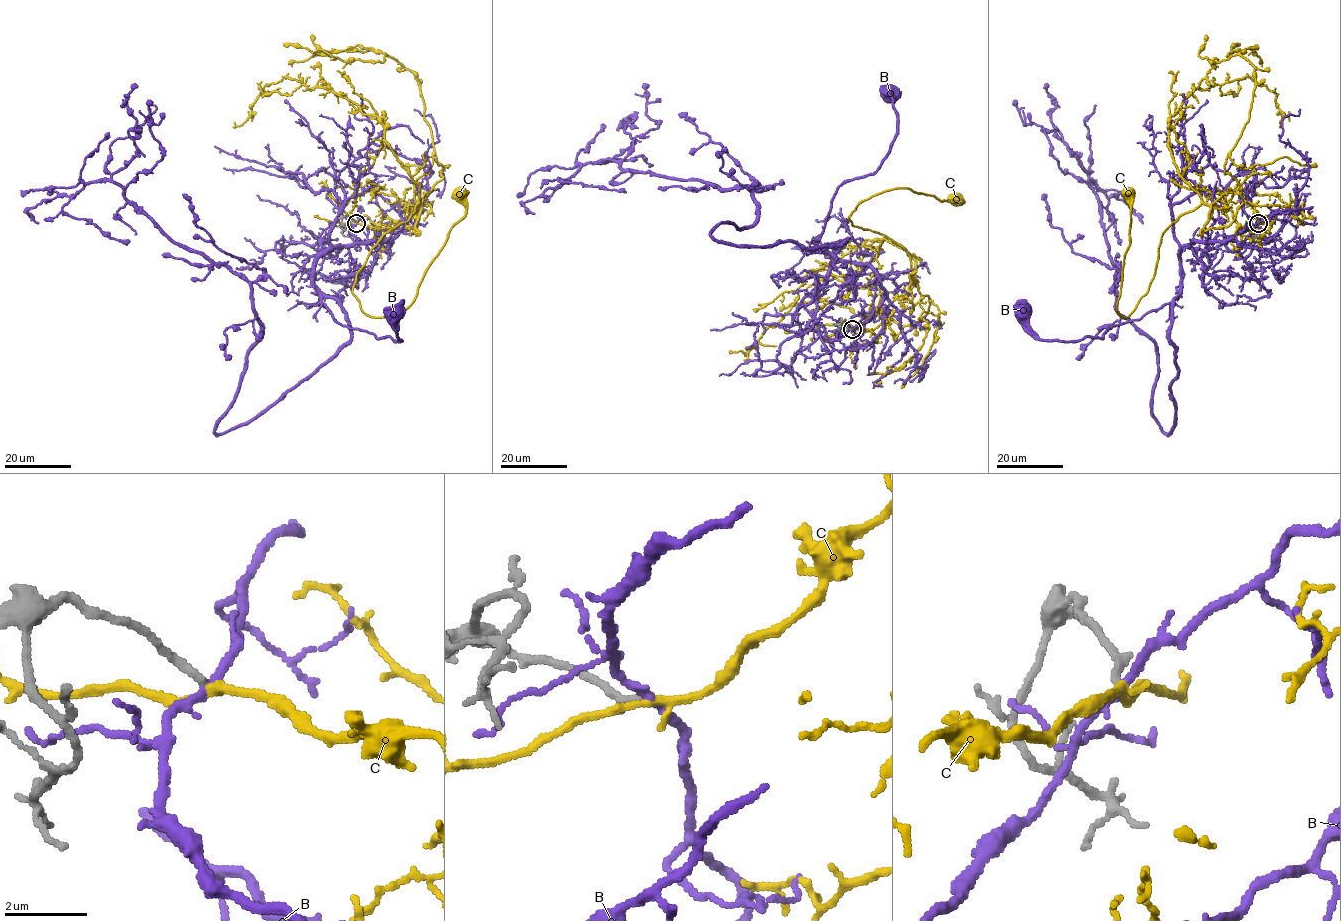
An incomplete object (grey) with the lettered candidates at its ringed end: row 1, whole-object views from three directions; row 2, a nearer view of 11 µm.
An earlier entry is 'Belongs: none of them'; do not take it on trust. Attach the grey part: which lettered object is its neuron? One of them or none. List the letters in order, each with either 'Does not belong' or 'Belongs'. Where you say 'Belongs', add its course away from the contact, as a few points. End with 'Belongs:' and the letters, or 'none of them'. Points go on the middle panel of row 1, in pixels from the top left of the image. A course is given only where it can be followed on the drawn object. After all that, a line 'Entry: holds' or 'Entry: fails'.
B: Does not belong
C: Belongs. Its course: (852, 329), (875, 310), (901, 310), (914, 282), (902, 247), (848, 217), (896, 188), (962, 202), (954, 198)
Belongs: C
Entry: fails

